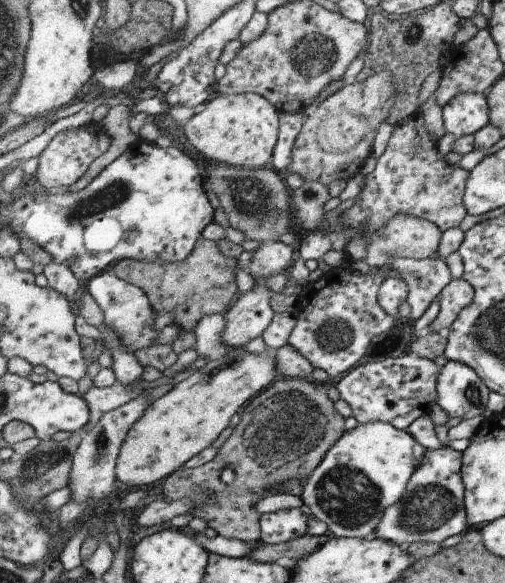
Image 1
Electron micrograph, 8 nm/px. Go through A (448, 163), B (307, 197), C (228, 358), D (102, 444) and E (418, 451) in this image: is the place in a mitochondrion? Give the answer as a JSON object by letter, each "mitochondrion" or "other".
{"A":"other","B":"mitochondrion","C":"other","D":"mitochondrion","E":"other"}

